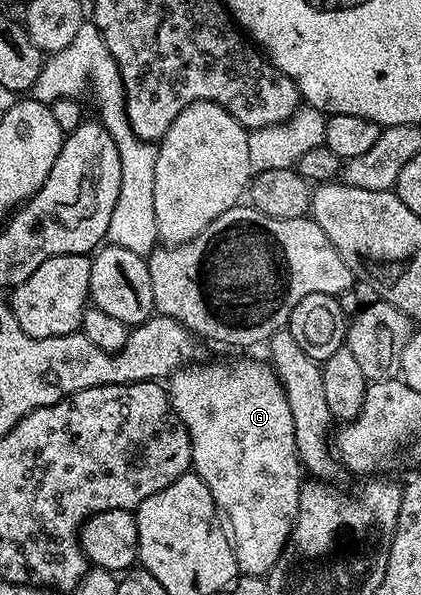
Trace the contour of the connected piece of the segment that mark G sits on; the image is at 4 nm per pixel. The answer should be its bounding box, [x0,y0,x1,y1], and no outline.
[168,357,304,578]

